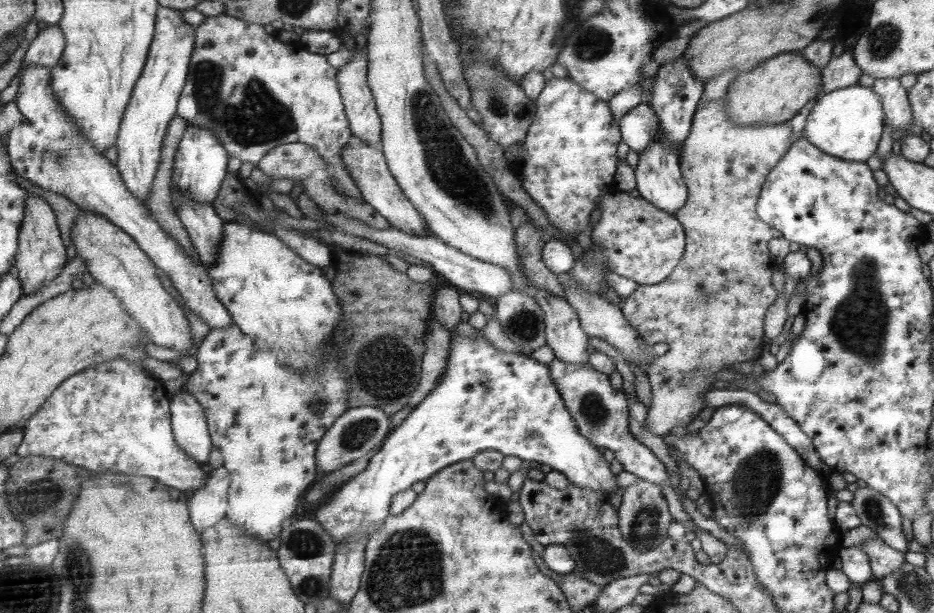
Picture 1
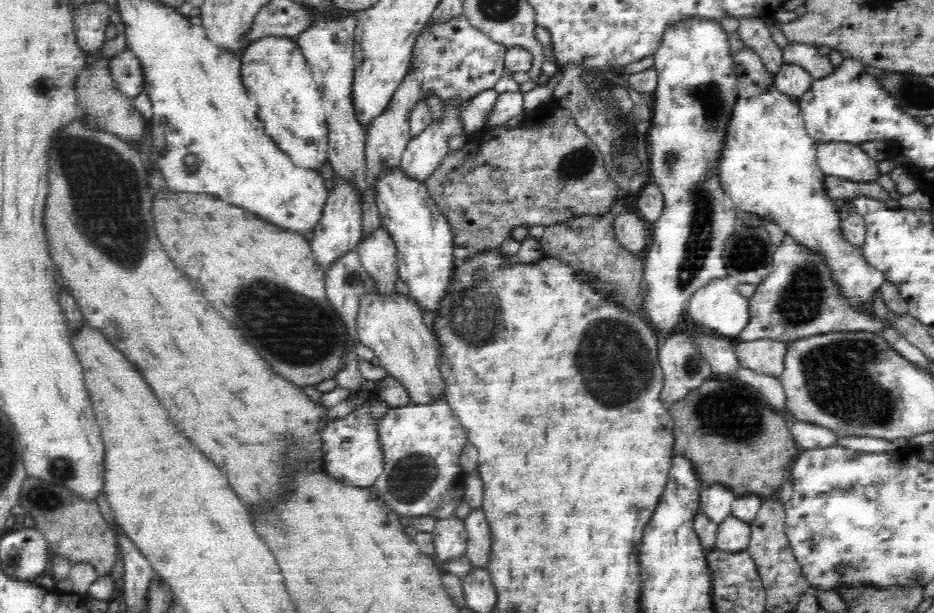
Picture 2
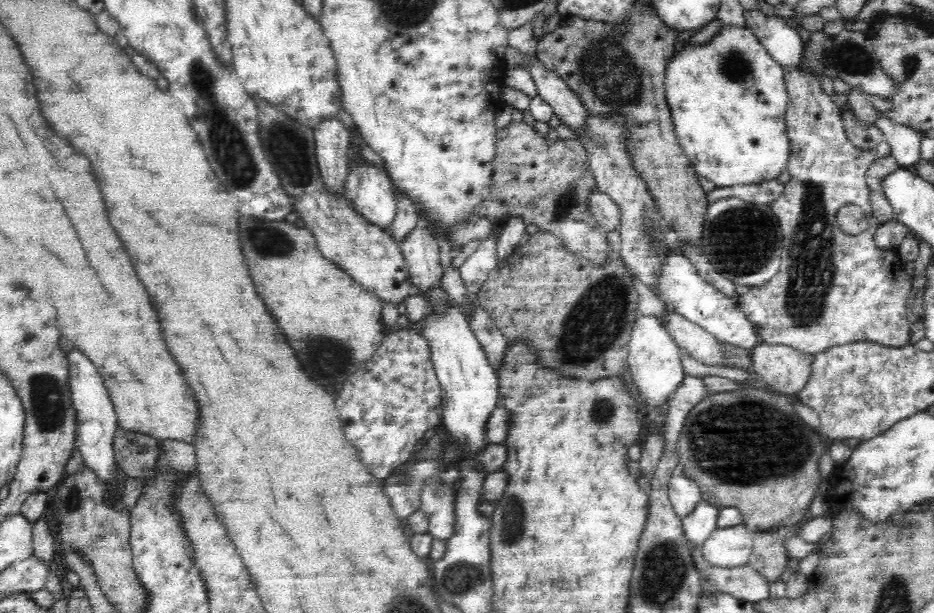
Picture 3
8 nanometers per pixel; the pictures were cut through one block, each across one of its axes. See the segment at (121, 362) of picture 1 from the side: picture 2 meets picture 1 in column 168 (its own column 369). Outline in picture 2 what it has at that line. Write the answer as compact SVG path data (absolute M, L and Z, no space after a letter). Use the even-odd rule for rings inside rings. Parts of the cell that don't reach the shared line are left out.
M368 400L366 406L337 421L329 420L327 426L321 429L326 460L324 468L328 468L328 472L332 472L336 480L363 489L373 486L383 473L384 466L383 449L379 443L378 420L390 410L390 406L384 404L383 400Z

